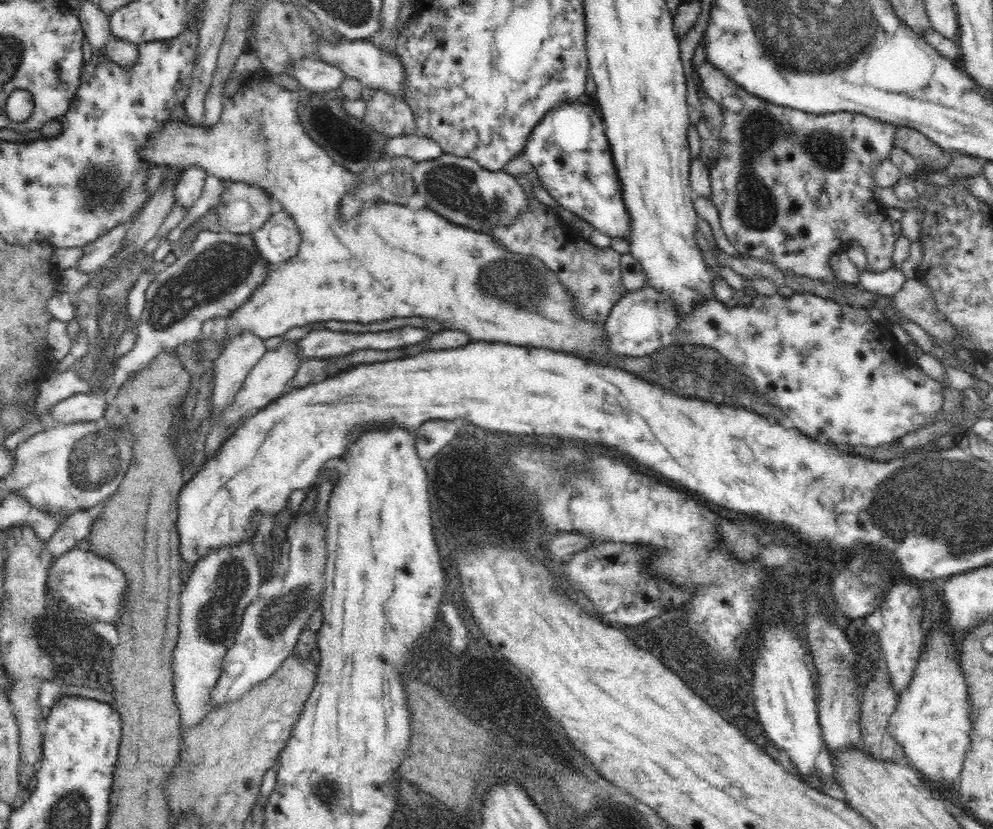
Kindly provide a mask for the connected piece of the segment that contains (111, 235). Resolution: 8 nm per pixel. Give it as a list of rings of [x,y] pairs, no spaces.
[[[120,224],[98,237],[96,241],[90,241],[84,246],[82,259],[76,262],[76,267],[88,274],[99,271],[122,248],[126,232],[128,224]]]

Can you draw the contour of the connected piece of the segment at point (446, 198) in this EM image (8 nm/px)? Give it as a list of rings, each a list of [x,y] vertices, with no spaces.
[[[444,152],[438,158],[417,162],[413,167],[415,192],[420,198],[424,198],[426,208],[436,211],[454,224],[465,226],[479,233],[491,235],[496,225],[508,226],[514,218],[528,208],[529,202],[525,190],[521,184],[518,184],[514,175],[504,171],[488,170],[486,167],[480,166],[473,158]]]

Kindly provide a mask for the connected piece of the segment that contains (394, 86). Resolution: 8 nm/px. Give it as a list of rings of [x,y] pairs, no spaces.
[[[322,38],[322,54],[318,58],[324,62],[335,64],[342,72],[350,78],[360,81],[364,87],[372,89],[382,89],[386,93],[392,93],[394,97],[405,100],[405,90],[408,89],[408,82],[405,82],[405,66],[402,66],[401,59],[396,52],[390,53],[376,47],[374,42],[366,39],[346,39],[338,44],[329,42],[327,38]]]

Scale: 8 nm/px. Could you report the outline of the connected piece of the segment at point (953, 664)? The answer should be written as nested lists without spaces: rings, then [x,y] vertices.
[[[942,624],[923,641],[926,648],[921,652],[910,684],[900,692],[887,726],[890,735],[903,749],[908,764],[917,770],[922,780],[941,790],[947,798],[959,798],[962,766],[972,732],[969,687],[961,664],[958,664],[952,636],[942,628]]]

